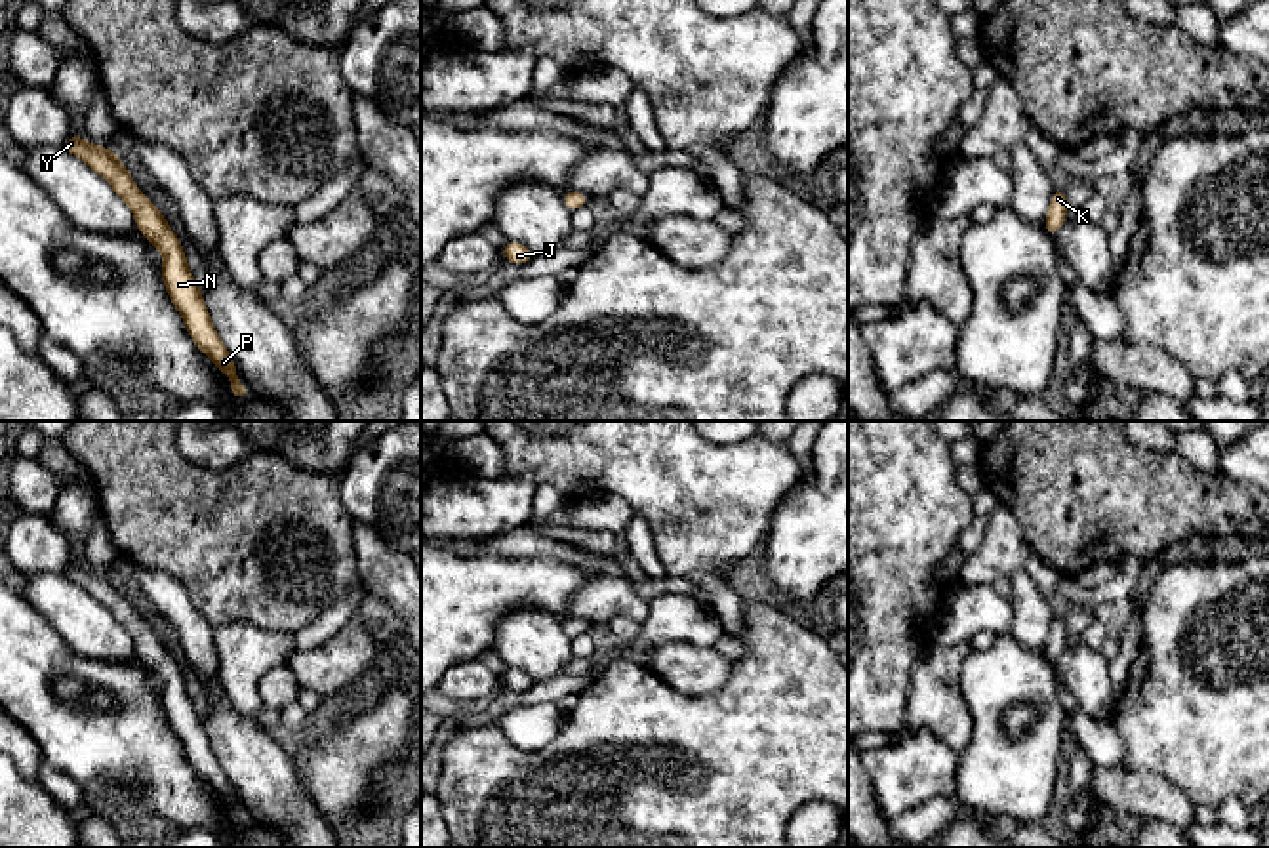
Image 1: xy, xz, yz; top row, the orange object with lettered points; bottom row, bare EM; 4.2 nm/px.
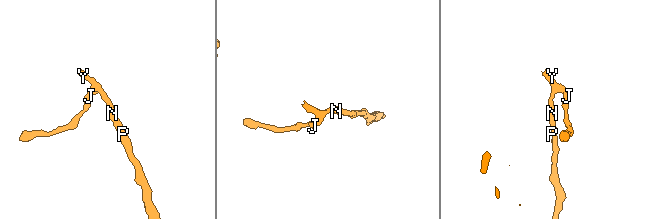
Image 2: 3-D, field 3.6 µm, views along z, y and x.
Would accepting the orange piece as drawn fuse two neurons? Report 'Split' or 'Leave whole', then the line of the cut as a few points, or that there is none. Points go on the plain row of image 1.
Leave whole. No split

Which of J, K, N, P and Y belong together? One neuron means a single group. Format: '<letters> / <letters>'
J K N P Y

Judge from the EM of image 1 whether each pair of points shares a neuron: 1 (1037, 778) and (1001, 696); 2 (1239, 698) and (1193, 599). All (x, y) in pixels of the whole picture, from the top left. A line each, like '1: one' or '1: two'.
1: one
2: one

